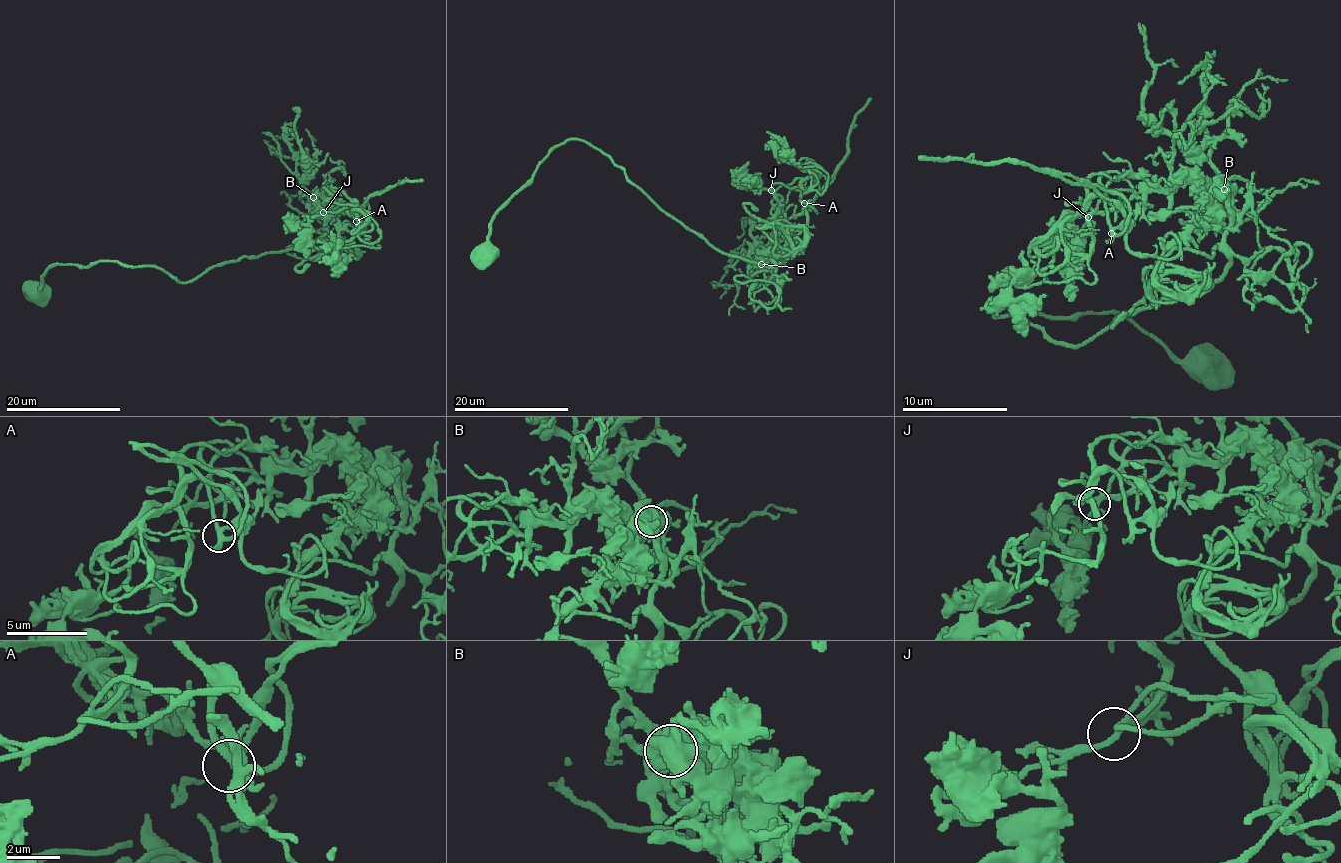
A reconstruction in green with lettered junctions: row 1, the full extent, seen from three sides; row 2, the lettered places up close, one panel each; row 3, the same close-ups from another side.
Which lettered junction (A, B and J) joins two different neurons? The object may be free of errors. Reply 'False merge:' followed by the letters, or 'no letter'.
False merge: B

